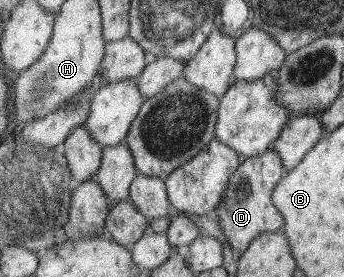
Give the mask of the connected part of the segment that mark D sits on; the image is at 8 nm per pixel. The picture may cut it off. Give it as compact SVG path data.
M269 149L264 154L244 160L237 168L237 173L229 178L225 199L217 206L215 214L220 218L220 227L232 249L245 251L259 235L283 229L285 217L273 203L273 192L286 173L281 155Z

